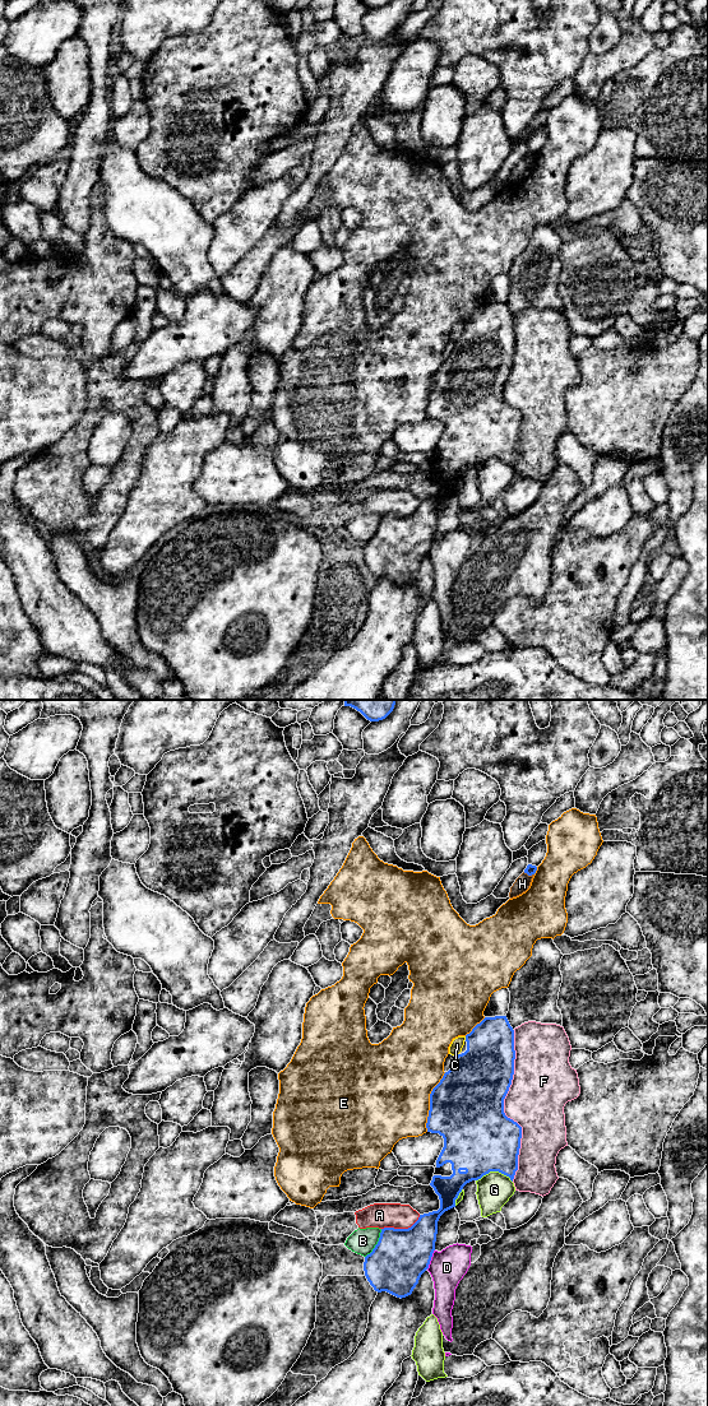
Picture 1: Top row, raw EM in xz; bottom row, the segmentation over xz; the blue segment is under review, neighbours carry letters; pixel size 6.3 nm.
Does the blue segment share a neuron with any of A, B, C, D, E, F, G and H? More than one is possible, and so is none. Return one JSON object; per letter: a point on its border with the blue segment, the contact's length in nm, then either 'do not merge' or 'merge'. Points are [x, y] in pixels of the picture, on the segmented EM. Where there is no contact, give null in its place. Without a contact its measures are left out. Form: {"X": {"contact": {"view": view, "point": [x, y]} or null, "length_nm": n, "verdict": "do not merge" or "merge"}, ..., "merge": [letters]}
{"A": {"contact": {"view": "xz", "point": [401, 1229]}, "length_nm": 260, "verdict": "do not merge"}, "B": {"contact": {"view": "xz", "point": [378, 1243]}, "length_nm": 220, "verdict": "do not merge"}, "C": {"contact": {"view": "xz", "point": [456, 1056]}, "length_nm": 40, "verdict": "do not merge"}, "D": {"contact": {"view": "xz", "point": [430, 1260]}, "length_nm": 140, "verdict": "do not merge"}, "E": {"contact": {"view": "xz", "point": [430, 1101]}, "length_nm": 400, "verdict": "do not merge"}, "F": {"contact": {"view": "xz", "point": [503, 1107]}, "length_nm": 950, "verdict": "do not merge"}, "G": {"contact": {"view": "xz", "point": [495, 1170]}, "length_nm": 240, "verdict": "do not merge"}, "H": {"contact": {"view": "xz", "point": [528, 875]}, "length_nm": 70, "verdict": "do not merge"}, "merge": []}

